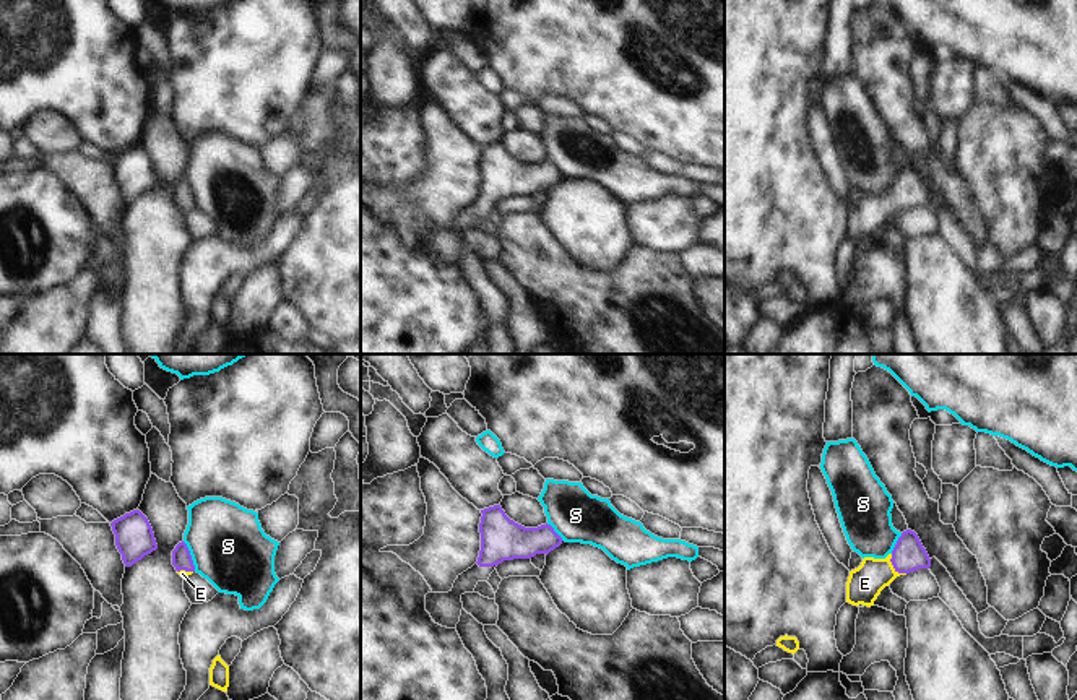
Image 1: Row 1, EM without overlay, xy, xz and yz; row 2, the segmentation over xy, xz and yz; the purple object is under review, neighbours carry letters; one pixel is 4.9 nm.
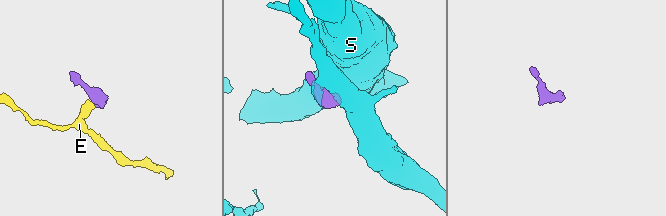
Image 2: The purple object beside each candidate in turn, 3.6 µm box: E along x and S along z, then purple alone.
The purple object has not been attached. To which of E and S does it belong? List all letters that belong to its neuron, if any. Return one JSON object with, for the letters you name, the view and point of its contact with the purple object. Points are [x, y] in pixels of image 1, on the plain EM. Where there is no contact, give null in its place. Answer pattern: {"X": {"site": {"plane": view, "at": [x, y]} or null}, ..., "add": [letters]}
{"E": {"site": {"plane": "yz", "at": [894, 203]}}, "add": ["E"]}

